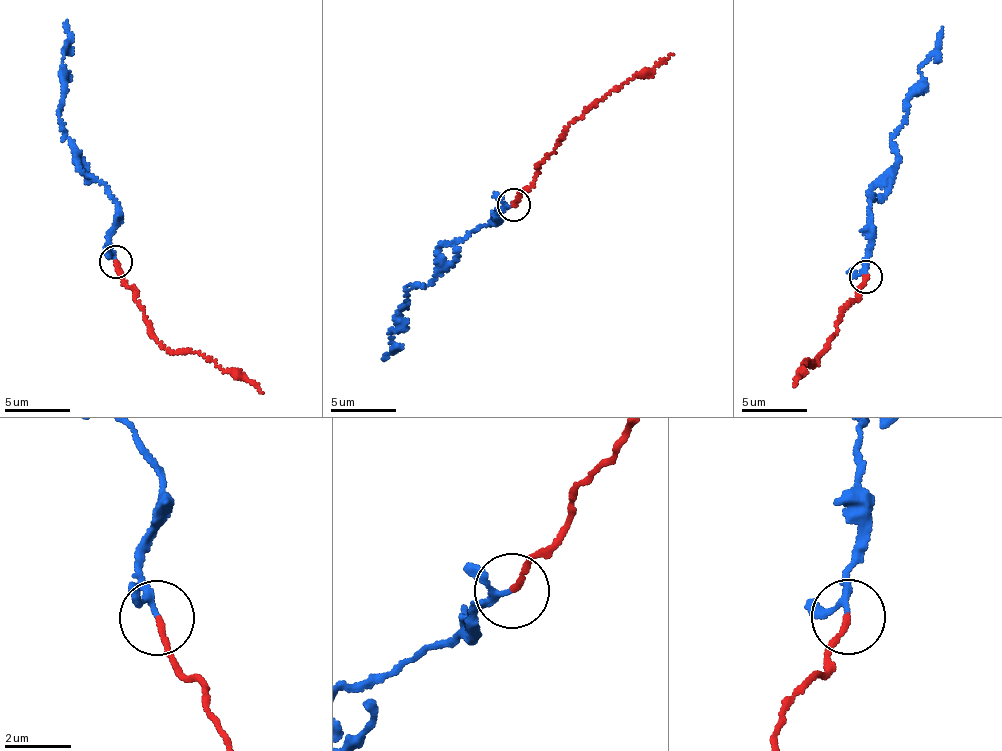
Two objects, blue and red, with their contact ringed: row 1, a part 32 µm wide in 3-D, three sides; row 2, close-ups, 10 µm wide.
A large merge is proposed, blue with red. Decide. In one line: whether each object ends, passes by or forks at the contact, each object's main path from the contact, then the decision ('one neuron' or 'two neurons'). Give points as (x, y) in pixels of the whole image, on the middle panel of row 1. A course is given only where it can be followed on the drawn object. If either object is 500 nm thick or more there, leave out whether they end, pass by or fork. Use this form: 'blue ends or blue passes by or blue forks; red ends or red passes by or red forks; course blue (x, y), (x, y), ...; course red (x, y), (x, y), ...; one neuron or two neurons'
blue passes by; red ends; course blue (512, 205), (442, 246), (432, 280), (405, 287), (409, 301), (393, 316), (394, 348), (384, 360); course red (512, 205), (564, 130), (605, 97), (673, 54); two neurons

